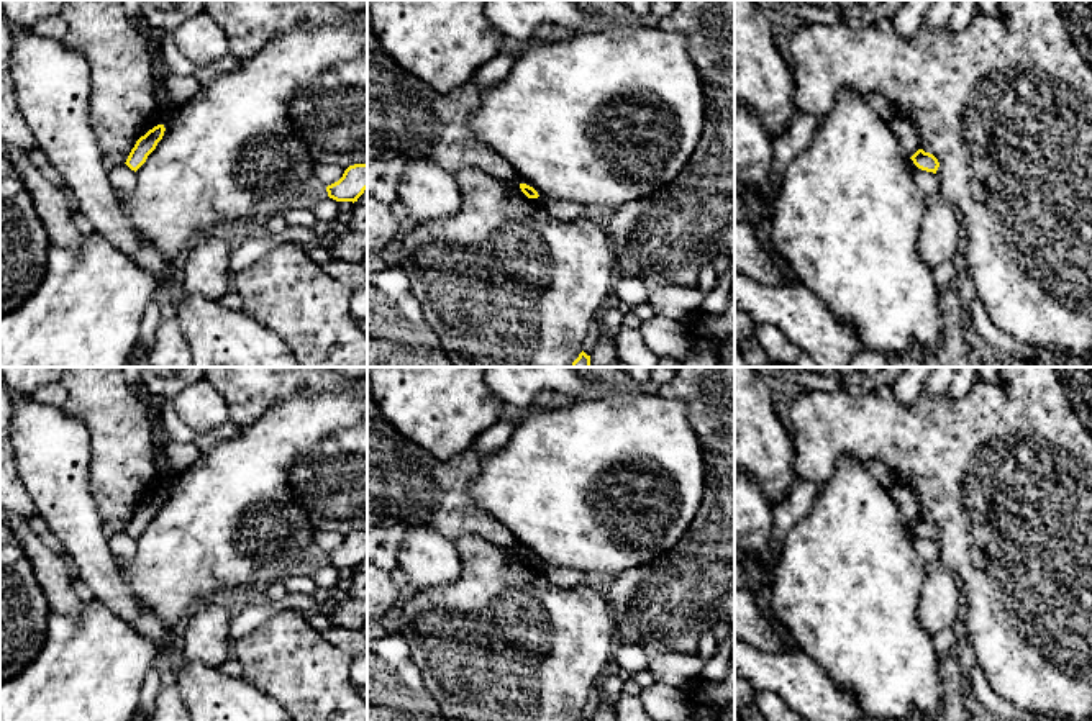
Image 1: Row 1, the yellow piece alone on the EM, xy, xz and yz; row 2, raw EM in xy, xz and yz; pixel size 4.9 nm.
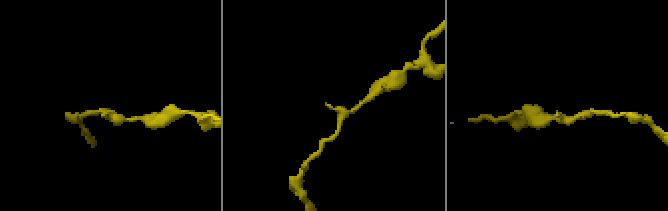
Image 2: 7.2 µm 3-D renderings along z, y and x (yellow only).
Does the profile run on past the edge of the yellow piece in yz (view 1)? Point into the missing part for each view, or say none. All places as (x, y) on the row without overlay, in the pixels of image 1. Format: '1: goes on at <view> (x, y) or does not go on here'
1: does not go on here

